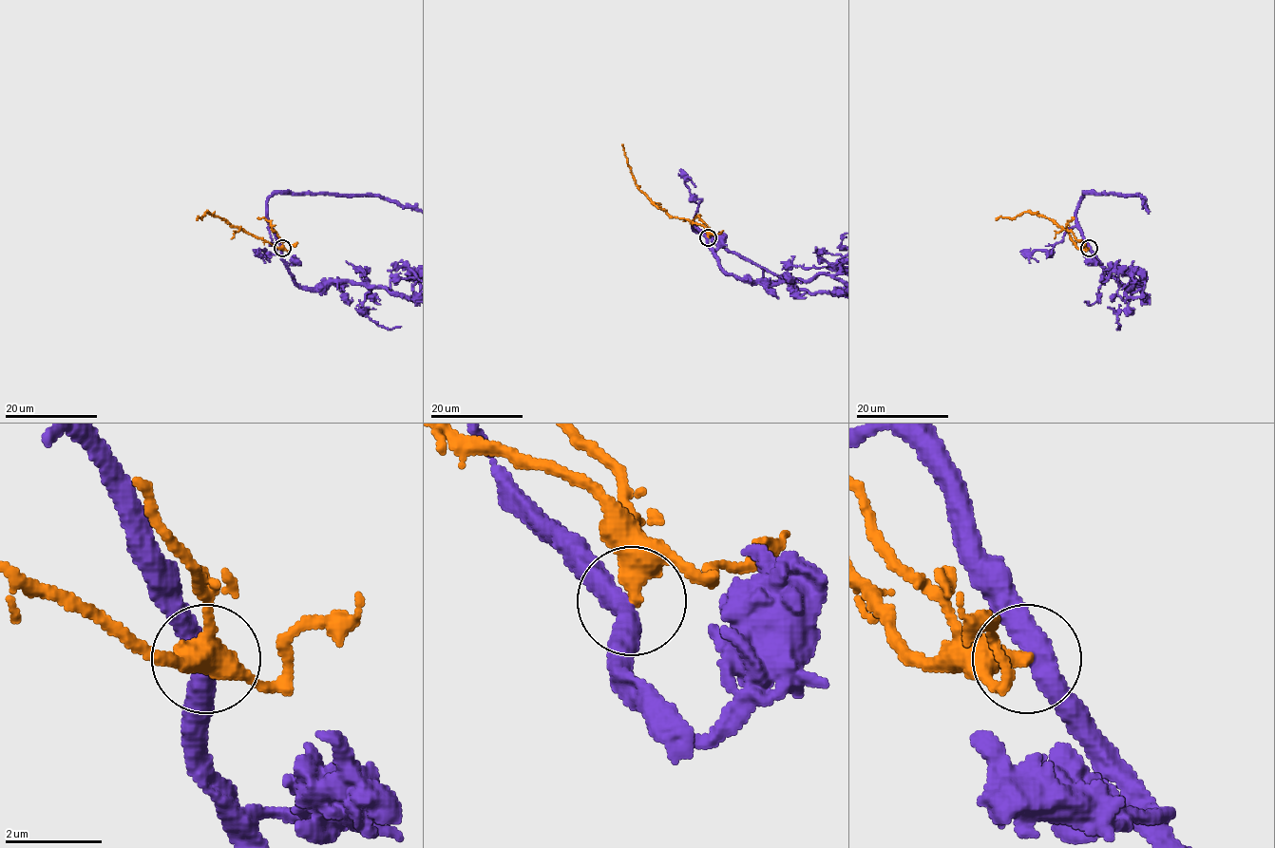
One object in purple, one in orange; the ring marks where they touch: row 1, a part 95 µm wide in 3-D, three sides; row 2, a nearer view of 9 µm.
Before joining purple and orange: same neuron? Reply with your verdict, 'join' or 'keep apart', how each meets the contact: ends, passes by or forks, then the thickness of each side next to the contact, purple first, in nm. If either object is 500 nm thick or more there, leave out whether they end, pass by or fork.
keep apart | purple passes by | orange ends | 440/460 nm

